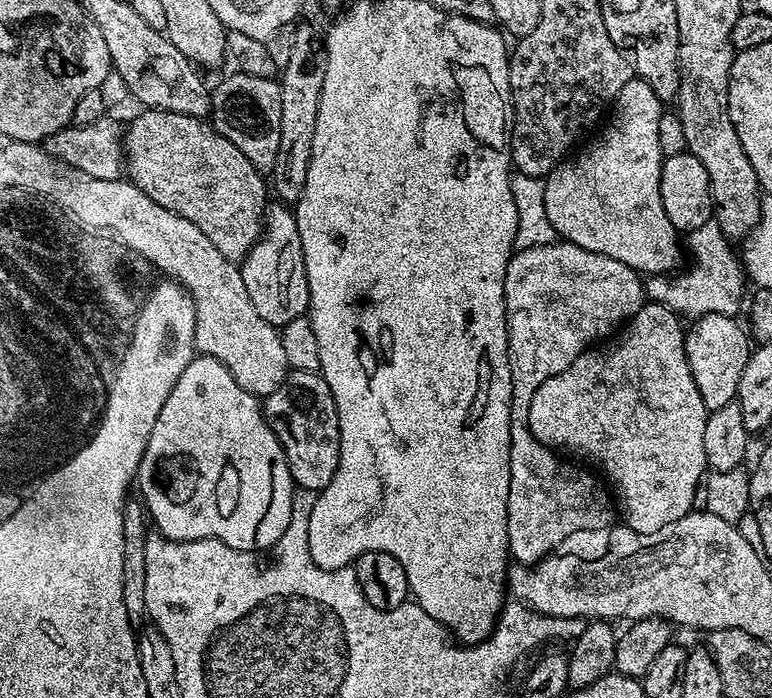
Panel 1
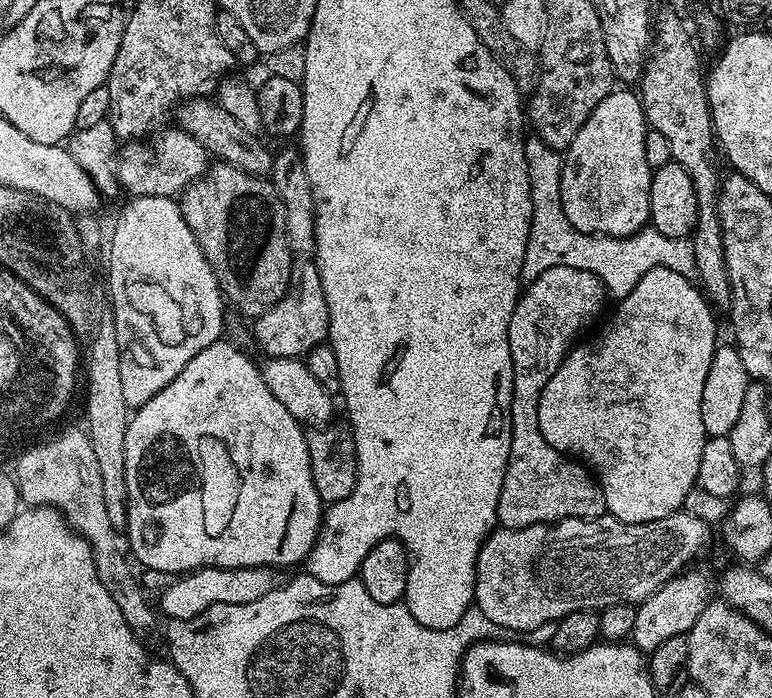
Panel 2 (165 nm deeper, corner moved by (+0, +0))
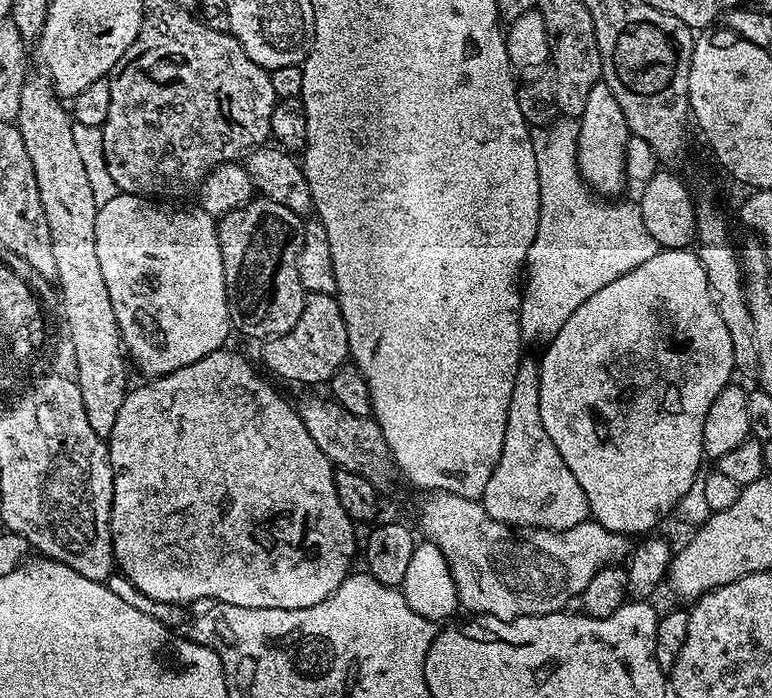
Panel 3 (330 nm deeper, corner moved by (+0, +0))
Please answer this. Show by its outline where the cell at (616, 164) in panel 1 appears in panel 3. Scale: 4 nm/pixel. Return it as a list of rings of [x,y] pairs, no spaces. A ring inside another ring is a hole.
[[[598,83],[590,90],[590,98],[586,98],[586,110],[578,117],[578,150],[576,165],[580,177],[595,195],[601,198],[616,198],[626,185],[624,174],[624,151],[629,138],[628,123],[622,114],[622,106],[618,106],[618,98],[610,90],[610,86]]]

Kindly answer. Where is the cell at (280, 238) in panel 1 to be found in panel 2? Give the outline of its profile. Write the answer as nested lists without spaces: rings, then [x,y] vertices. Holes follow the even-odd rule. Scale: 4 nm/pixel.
[[[308,258],[295,261],[286,294],[269,312],[255,317],[252,336],[268,358],[304,358],[314,346],[328,338],[328,307],[322,294],[322,278]]]

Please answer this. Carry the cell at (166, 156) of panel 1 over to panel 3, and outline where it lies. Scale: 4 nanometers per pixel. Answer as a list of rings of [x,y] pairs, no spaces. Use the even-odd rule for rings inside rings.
[[[254,198],[238,210],[230,210],[230,214],[219,217],[216,226],[218,246],[222,250],[222,266],[224,281],[228,295],[228,316],[232,319],[232,327],[244,336],[253,336],[257,342],[271,340],[294,330],[294,322],[302,314],[304,297],[302,278],[298,278],[298,254],[302,250],[304,226],[301,217],[295,216],[286,206],[273,200]]]

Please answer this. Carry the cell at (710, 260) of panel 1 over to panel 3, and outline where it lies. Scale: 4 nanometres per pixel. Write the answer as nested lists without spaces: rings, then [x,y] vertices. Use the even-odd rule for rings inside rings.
[[[557,118],[551,124],[531,129],[534,162],[538,162],[540,213],[538,214],[538,230],[534,234],[534,242],[528,251],[526,279],[522,284],[522,295],[520,298],[520,338],[525,345],[536,344],[539,340],[547,342],[554,339],[558,334],[558,330],[562,330],[562,322],[566,322],[566,318],[570,318],[570,314],[574,314],[574,310],[578,310],[578,306],[582,306],[582,302],[586,302],[586,298],[594,298],[594,294],[598,294],[598,290],[602,290],[604,286],[610,286],[610,282],[622,278],[622,274],[630,274],[630,270],[634,270],[634,266],[642,266],[642,262],[647,262],[650,258],[654,258],[654,254],[658,251],[658,245],[654,242],[654,238],[650,238],[650,234],[642,222],[642,210],[639,203],[632,201],[631,204],[630,201],[624,200],[625,198],[617,199],[615,202],[608,198],[601,198],[593,194],[588,185],[585,184],[584,179],[580,177],[580,171],[576,165],[579,129],[579,123],[572,118]]]

